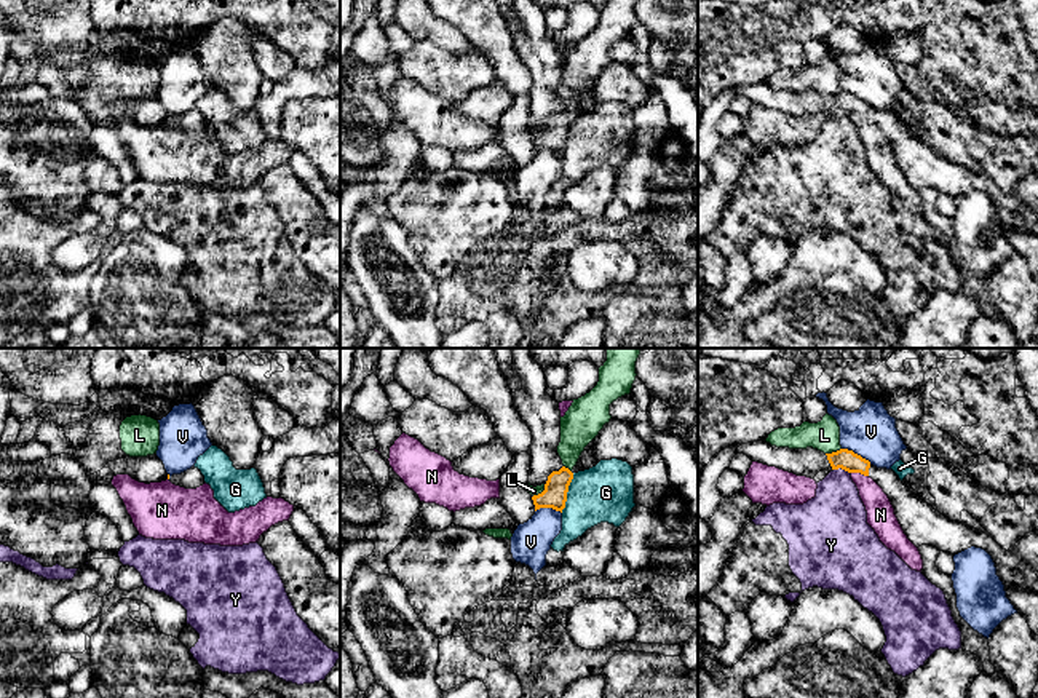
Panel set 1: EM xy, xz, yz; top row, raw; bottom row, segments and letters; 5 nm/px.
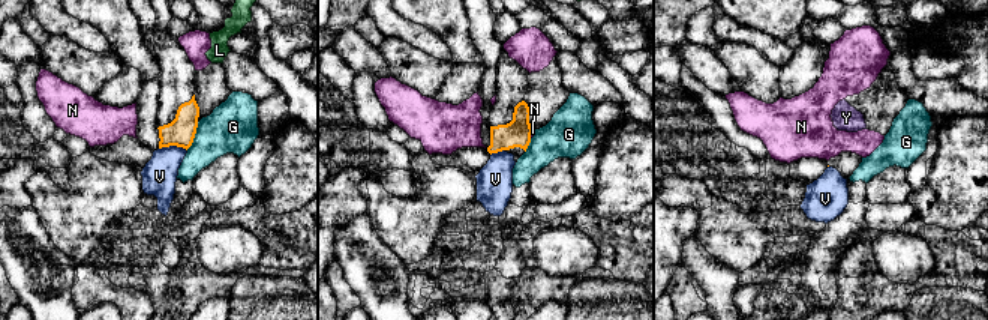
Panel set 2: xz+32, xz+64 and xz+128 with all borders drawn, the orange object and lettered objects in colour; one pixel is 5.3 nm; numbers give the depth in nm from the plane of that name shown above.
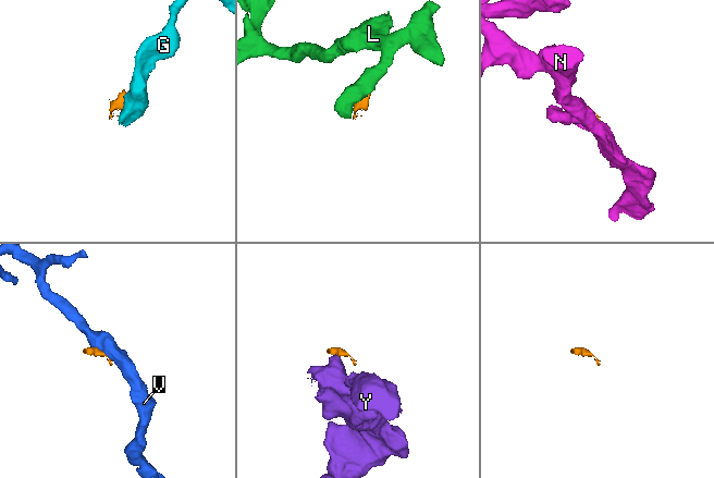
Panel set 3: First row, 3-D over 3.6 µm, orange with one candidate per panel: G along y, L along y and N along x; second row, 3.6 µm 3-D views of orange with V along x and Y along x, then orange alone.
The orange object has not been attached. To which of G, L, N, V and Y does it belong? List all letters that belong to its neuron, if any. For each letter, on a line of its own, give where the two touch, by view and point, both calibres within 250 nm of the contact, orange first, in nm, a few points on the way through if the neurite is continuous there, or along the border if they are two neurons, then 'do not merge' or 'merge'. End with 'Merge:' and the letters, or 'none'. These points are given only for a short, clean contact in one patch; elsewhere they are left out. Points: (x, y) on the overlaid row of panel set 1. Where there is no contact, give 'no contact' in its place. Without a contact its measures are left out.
G: xz (567, 491) | 130/280 nm | along xz (574, 473), (569, 483), (566, 507), (561, 511) | do not merge
L: yz (832, 452) | 100/150 nm | along yz (840, 448), (826, 454) | do not merge
N: yz (859, 471) | 100/140 nm | along yz (851, 471), (867, 476) | do not merge
V: yz (856, 454) | 100/260 nm | along yz (842, 448), (851, 449), (871, 464) | do not merge
Y: yz (842, 468) | 100/300 nm | along yz (834, 468), (843, 468), (850, 473) | do not merge
Merge: none

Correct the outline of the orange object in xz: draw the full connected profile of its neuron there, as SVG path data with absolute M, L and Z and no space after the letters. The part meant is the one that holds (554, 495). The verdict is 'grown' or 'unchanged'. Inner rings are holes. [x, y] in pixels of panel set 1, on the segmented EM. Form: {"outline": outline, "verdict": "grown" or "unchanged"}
{"outline": "M511 348L514 377L508 379L513 403L522 420L532 431L530 486L545 486L545 490L533 495L535 511L565 508L569 486L573 473L562 465L557 454L561 442L561 410L559 403L546 390L543 367L533 359L529 348Z", "verdict": "grown"}

